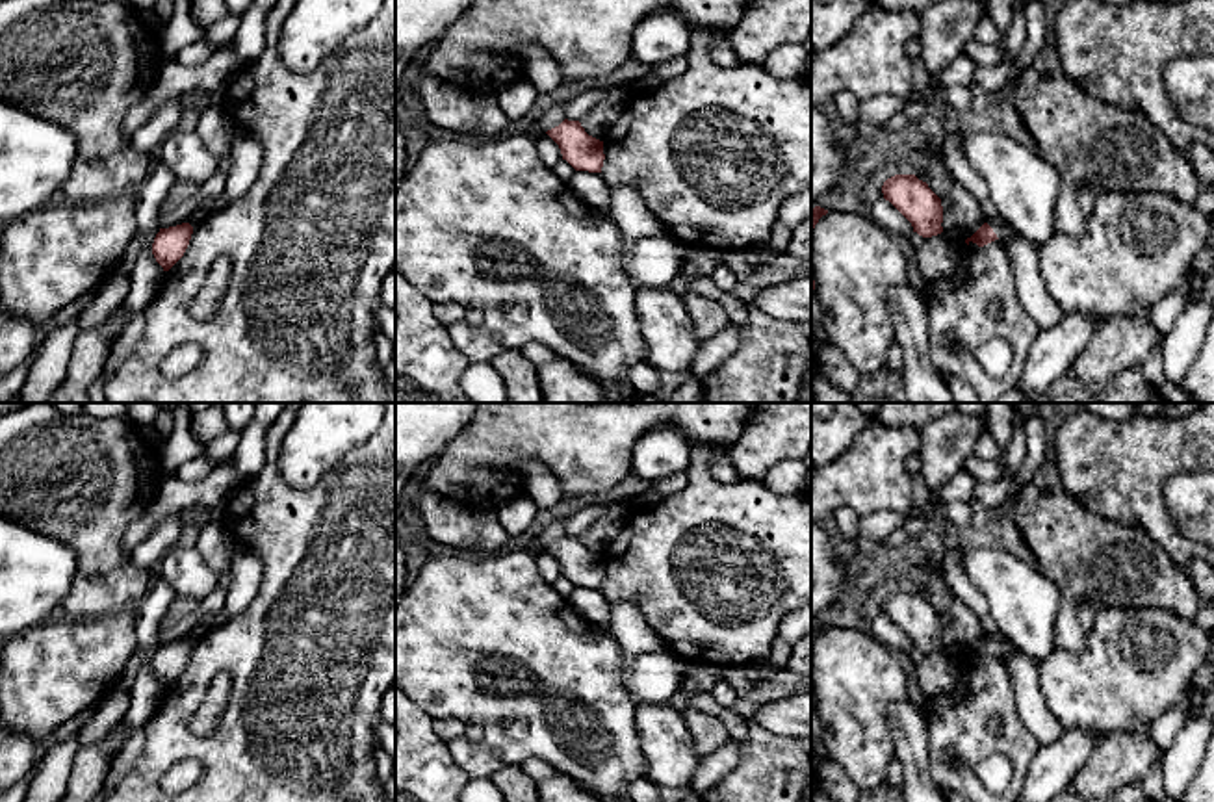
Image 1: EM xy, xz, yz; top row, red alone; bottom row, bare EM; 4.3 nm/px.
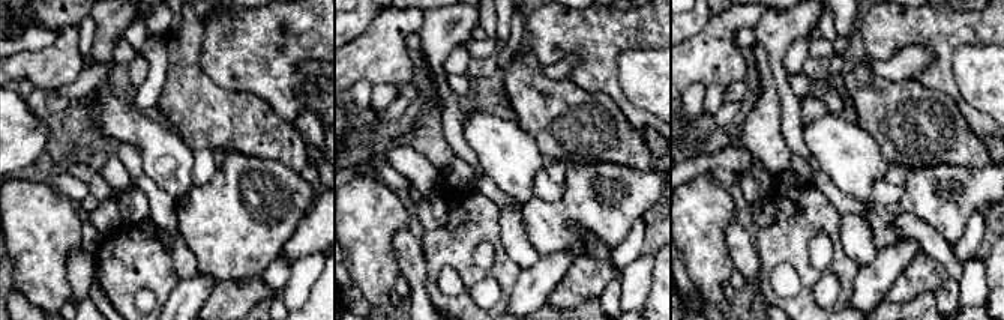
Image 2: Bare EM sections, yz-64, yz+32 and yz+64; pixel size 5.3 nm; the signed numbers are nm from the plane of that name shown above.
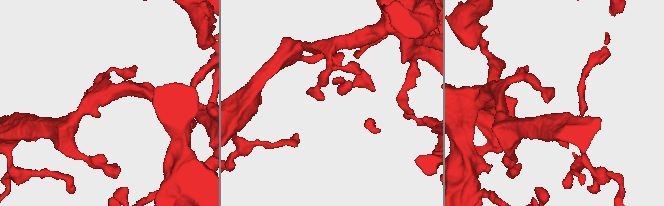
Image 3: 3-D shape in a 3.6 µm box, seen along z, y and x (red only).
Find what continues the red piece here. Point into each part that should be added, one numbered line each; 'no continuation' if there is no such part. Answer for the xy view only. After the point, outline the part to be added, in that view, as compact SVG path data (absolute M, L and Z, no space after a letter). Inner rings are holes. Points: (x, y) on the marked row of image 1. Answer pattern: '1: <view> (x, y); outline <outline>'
1: xy (221, 201); outline M225 195L215 197L213 200L210 200L210 202L204 206L204 215L202 215L202 217L206 217L206 215L210 215L210 213L213 213L213 212L225 208L225 206L228 206L230 202L232 202L232 200L230 200L228 197L225 197ZM202 217L191 219L189 225L195 226Z

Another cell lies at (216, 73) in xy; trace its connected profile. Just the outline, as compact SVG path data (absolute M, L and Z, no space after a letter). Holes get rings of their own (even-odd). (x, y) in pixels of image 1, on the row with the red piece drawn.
M234 41L225 48L217 48L212 56L195 67L182 65L174 58L167 58L158 71L147 97L134 108L130 108L123 121L124 139L132 136L150 119L154 110L176 98L187 91L221 91L225 93L239 69L239 61L234 52Z

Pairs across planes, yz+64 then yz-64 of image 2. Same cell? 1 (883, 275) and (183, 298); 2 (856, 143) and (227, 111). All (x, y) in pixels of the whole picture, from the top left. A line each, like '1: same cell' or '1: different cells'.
1: same cell
2: different cells

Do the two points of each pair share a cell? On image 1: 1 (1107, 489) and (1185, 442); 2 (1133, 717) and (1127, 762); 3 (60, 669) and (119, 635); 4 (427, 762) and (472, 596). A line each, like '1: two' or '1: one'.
1: one
2: two
3: one
4: two

